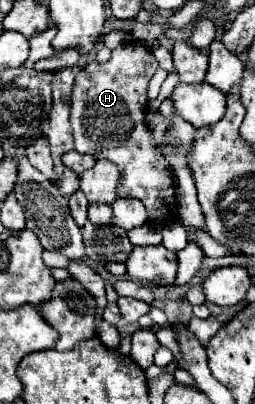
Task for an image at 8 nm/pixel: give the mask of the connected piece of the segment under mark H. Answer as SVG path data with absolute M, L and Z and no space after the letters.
M139 41L117 47L107 63L99 65L99 61L91 61L85 65L73 85L71 127L79 153L105 157L119 167L121 181L117 185L117 197L139 199L149 213L149 221L167 221L177 209L175 185L171 169L167 169L163 153L155 149L155 139L145 121L147 85L157 69L155 55Z

